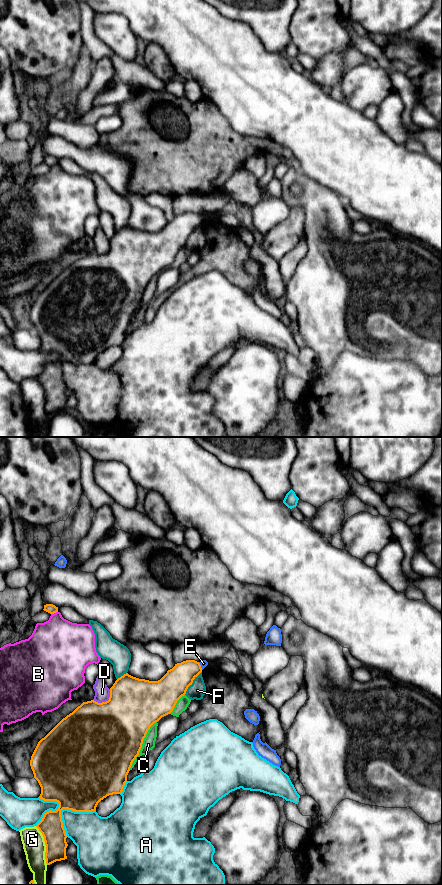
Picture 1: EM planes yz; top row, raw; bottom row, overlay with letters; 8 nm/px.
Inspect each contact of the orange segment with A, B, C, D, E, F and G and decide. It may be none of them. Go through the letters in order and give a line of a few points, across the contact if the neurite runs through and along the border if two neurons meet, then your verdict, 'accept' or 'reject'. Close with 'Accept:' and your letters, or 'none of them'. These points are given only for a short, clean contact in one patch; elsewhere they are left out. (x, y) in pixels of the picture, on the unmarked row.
A: reject
B: reject
C: reject
D: reject
E: line yz (198, 214), (202, 221); reject
F: reject
G: reject
Accept: none of them

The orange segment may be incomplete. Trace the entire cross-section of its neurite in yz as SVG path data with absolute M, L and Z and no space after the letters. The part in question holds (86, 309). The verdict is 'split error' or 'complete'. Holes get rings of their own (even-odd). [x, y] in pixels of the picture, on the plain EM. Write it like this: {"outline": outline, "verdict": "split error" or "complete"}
{"outline": "M186 212L175 216L158 233L139 231L126 225L118 230L110 240L108 253L102 255L94 252L83 254L38 294L31 308L30 318L34 330L41 339L39 350L59 355L56 363L46 364L36 377L44 389L47 417L67 411L67 387L63 379L61 363L68 361L75 364L92 364L96 362L98 355L107 348L121 346L132 315L139 307L148 282L154 275L173 263L177 253L186 246L188 239L201 224L202 220L199 214Z", "verdict": "complete"}

